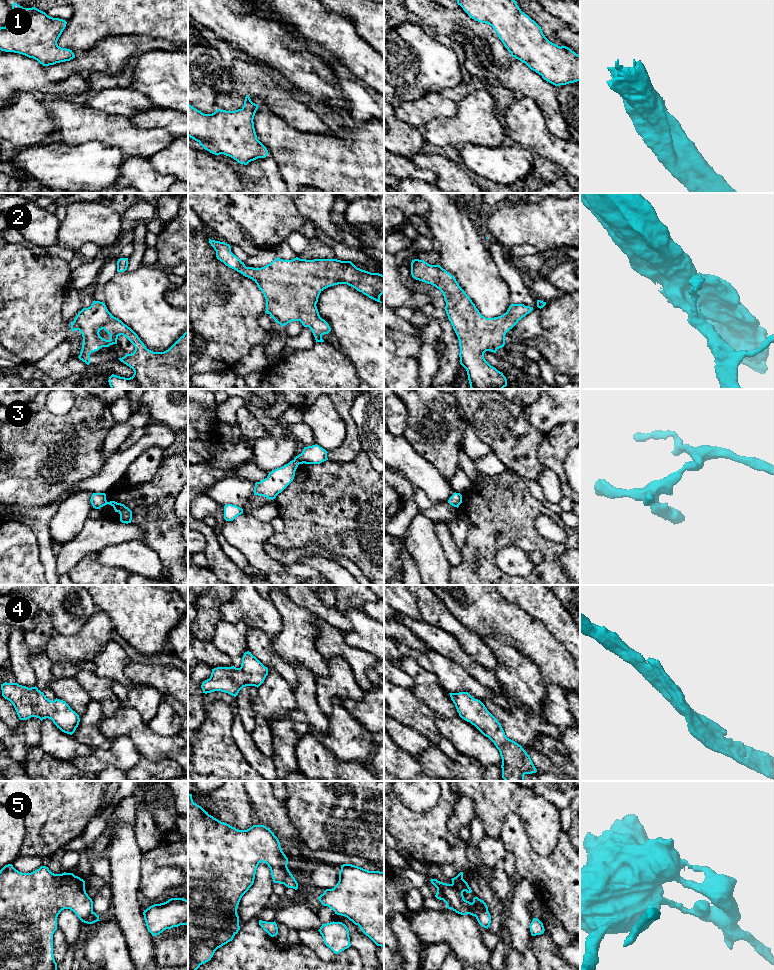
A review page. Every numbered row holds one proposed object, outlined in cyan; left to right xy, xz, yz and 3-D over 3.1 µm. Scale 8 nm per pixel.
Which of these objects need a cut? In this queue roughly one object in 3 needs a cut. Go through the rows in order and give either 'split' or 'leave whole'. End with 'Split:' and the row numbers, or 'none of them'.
1: leave whole
2: leave whole
3: leave whole
4: leave whole
5: split
Split: 5

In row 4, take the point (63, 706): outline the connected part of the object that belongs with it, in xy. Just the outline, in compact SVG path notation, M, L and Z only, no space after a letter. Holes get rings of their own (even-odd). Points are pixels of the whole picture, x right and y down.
M18 683L1 684L2 696L9 700L20 720L31 717L51 719L62 732L72 735L79 725L79 715L63 700L49 700L36 686L28 688Z

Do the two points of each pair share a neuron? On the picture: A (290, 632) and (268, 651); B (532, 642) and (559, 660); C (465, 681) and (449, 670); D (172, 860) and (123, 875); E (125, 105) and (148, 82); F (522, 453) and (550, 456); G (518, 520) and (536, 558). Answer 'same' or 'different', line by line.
A: different
B: same
C: same
D: different
E: different
F: different
G: different

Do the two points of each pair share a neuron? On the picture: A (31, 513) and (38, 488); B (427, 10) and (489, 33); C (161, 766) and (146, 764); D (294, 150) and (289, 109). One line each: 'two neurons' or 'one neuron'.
A: two neurons
B: one neuron
C: one neuron
D: two neurons

